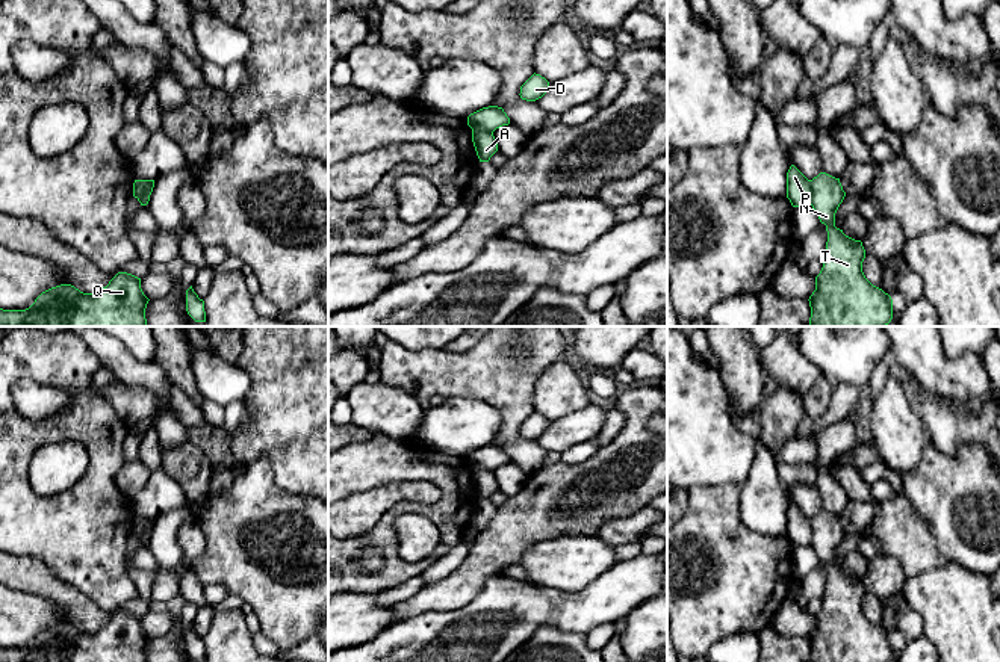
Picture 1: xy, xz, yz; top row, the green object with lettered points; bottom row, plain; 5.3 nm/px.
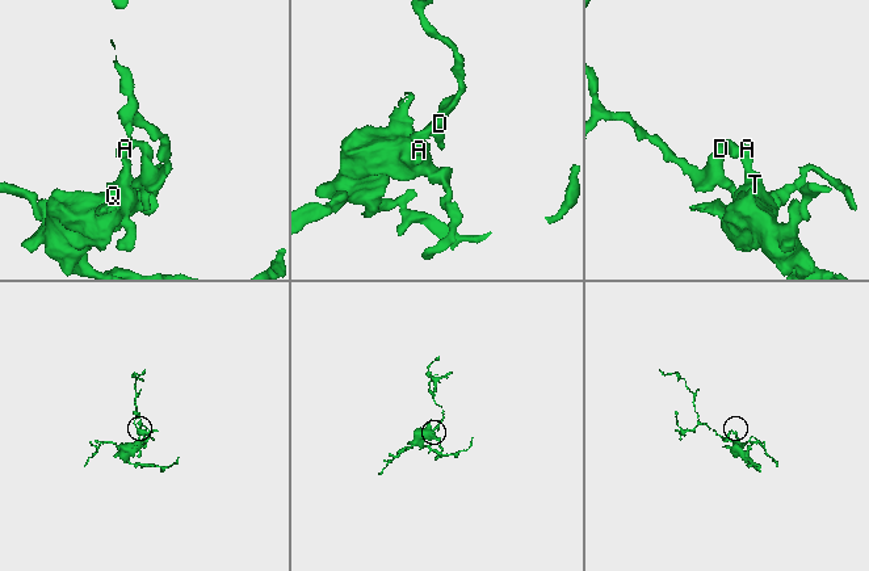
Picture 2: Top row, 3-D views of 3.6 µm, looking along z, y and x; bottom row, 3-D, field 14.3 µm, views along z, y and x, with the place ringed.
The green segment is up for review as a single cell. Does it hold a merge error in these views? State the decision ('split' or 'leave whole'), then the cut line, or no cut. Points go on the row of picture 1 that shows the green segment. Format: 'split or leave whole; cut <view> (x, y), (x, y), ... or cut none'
split; cut yz (810, 180), (811, 204)

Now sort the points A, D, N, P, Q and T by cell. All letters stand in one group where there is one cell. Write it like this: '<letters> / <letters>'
A N Q T / D P

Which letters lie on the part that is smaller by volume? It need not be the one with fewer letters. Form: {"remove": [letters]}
{"remove": ["D", "P"]}

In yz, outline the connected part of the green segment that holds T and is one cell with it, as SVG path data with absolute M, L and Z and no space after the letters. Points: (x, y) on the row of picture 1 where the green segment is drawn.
M820 172L811 180L811 193L828 242L815 290L808 299L809 326L887 326L893 319L891 296L865 278L862 242L835 227L835 213L846 196L840 178Z

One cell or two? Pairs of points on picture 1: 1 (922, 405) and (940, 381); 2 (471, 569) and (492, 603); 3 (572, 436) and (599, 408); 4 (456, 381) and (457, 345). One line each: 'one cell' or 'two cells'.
1: two cells
2: two cells
3: one cell
4: two cells

